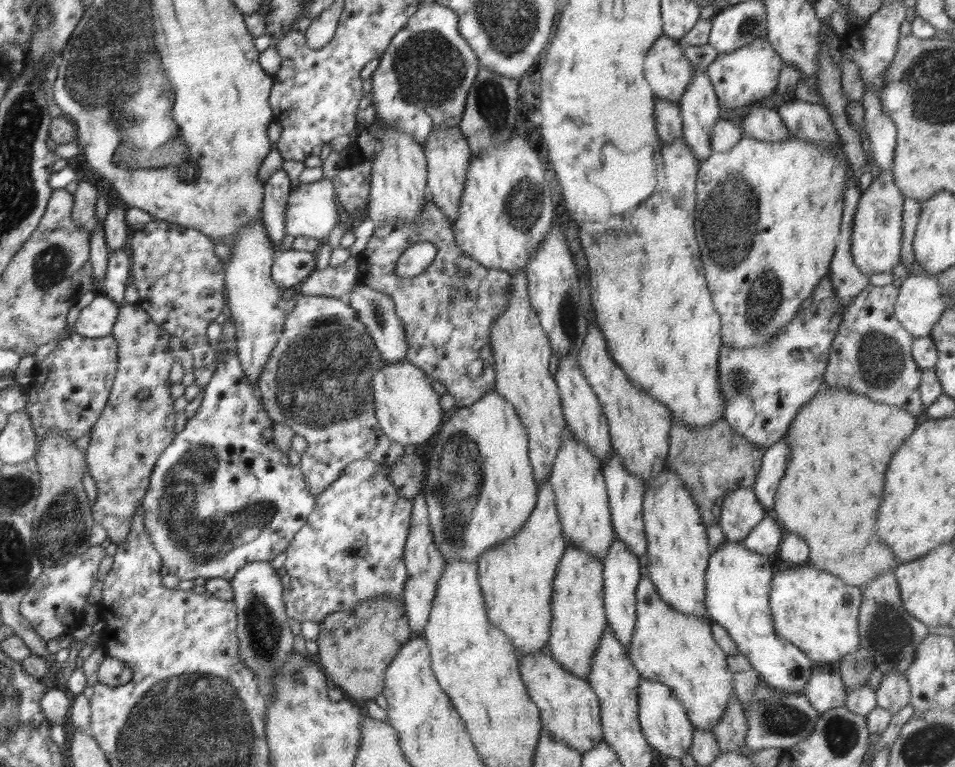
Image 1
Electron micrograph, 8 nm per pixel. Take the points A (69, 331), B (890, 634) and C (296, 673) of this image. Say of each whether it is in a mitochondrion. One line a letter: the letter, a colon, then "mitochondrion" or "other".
A: other
B: mitochondrion
C: mitochondrion

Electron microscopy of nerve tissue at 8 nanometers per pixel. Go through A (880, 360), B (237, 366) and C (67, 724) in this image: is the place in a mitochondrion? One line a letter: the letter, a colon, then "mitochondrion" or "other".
A: mitochondrion
B: other
C: other

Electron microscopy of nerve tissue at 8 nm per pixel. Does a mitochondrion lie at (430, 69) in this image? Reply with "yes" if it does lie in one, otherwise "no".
yes

